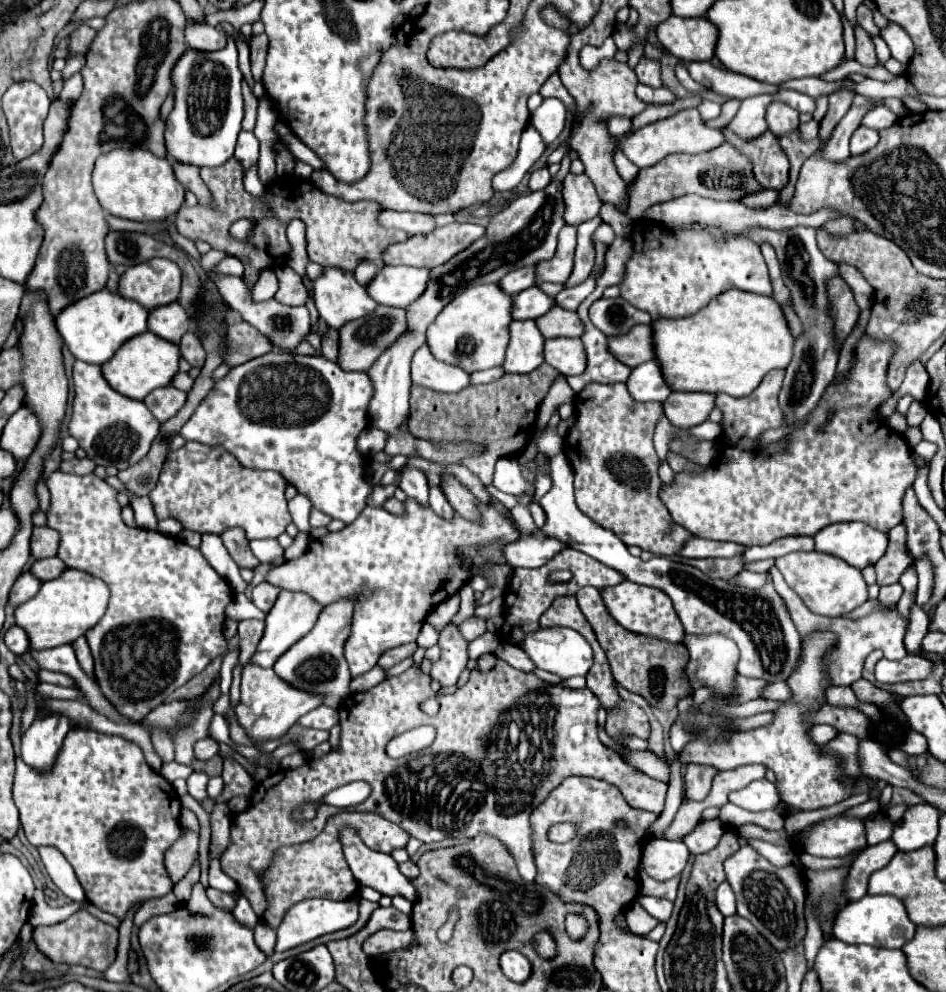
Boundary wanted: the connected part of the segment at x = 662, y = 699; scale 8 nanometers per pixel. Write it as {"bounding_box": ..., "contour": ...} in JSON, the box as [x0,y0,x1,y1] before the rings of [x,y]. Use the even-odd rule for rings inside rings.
{"bounding_box":[577,588,689,710],"contour":[[[583,588],[577,594],[577,602],[579,602],[583,616],[591,624],[601,648],[607,654],[611,674],[617,684],[643,696],[649,704],[657,702],[661,706],[661,710],[669,710],[681,698],[689,696],[689,684],[687,684],[687,678],[683,676],[683,668],[687,664],[687,648],[683,644],[673,644],[667,640],[659,640],[653,636],[643,636],[643,634],[625,630],[609,614],[609,610],[603,602],[603,596],[599,594],[597,588]]]}

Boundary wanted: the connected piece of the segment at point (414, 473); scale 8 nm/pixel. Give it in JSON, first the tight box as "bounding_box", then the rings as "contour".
{"bounding_box":[399,466,427,504],"contour":[[[403,466],[403,472],[399,476],[399,488],[407,496],[419,500],[419,504],[427,504],[427,478],[421,470]]]}

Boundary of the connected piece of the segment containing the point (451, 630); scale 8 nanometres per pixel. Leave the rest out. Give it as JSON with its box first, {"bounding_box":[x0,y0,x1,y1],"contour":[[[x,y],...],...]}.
{"bounding_box":[430,624,469,686],"contour":[[[451,624],[440,633],[438,645],[441,648],[441,655],[433,664],[430,676],[441,686],[453,686],[457,682],[459,674],[467,666],[469,642],[461,636],[459,626]]]}

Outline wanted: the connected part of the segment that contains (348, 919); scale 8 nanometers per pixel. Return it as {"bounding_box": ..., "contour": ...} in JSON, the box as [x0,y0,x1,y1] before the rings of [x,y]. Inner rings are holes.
{"bounding_box":[277,898,359,952],"contour":[[[311,898],[311,900],[303,900],[297,902],[295,906],[291,906],[281,922],[281,926],[277,928],[277,952],[301,946],[305,942],[311,942],[323,934],[331,934],[343,928],[349,928],[357,922],[359,918],[359,898],[351,898],[345,902],[335,902],[335,900],[325,900],[325,898]]]}

